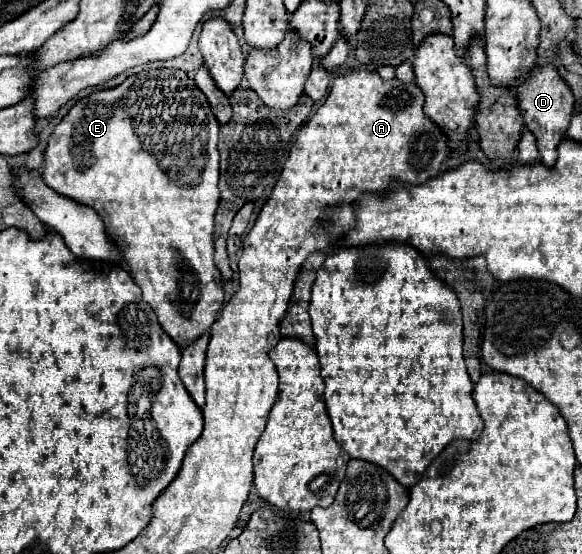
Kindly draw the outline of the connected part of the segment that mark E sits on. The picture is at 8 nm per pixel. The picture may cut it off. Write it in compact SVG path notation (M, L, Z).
M159 68L159 70L143 70L139 74L127 76L125 82L115 88L97 90L91 96L77 100L77 104L67 112L67 116L55 126L53 134L49 136L45 154L43 154L43 174L41 174L43 182L47 186L51 186L55 192L59 192L79 204L91 206L103 218L109 234L119 242L119 246L125 252L123 254L125 262L131 268L133 280L143 290L143 300L157 312L159 324L173 340L177 340L177 344L181 344L181 348L185 348L189 342L193 342L197 336L201 336L205 330L209 330L223 306L223 280L213 262L213 216L219 206L217 142L219 142L219 122L213 116L213 110L211 110L207 98L195 86L195 82L189 78L189 74L183 70Z

